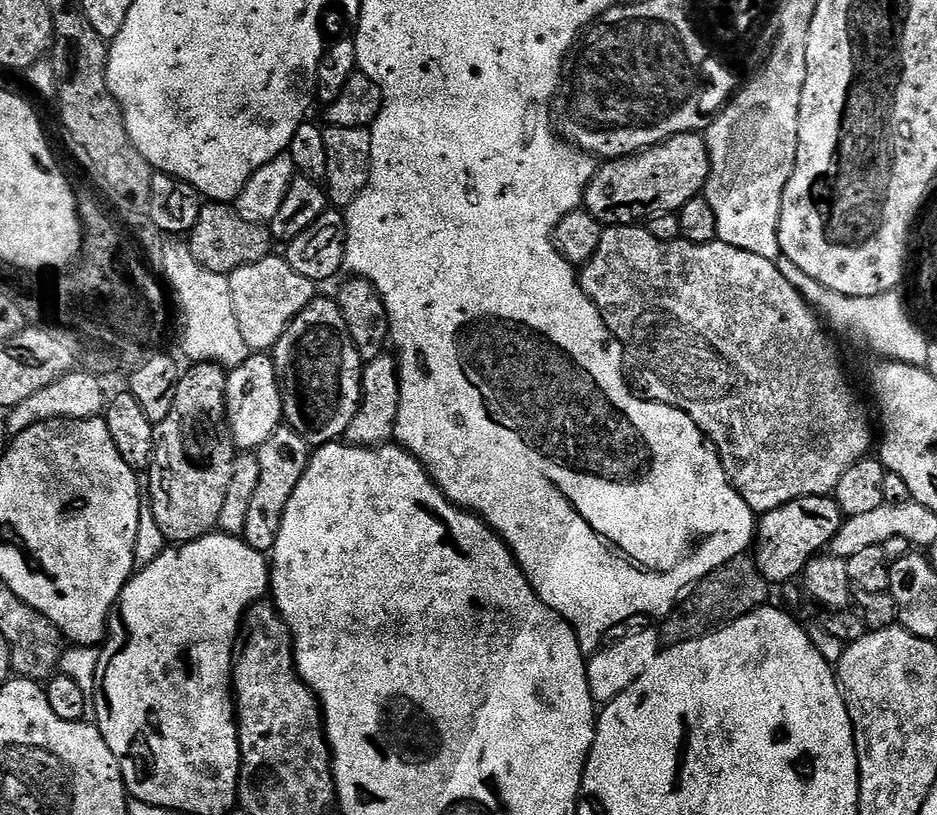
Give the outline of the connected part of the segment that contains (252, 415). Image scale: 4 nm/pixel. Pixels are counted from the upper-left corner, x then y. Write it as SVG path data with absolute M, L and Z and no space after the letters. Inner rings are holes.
M248 358L245 364L240 364L228 376L228 381L224 384L224 408L228 411L228 428L232 431L232 440L238 447L244 448L240 450L259 450L263 444L269 443L273 439L272 436L276 432L276 427L281 427L284 418L284 399L280 396L280 384L276 380L276 368L272 365L271 359L268 358Z

